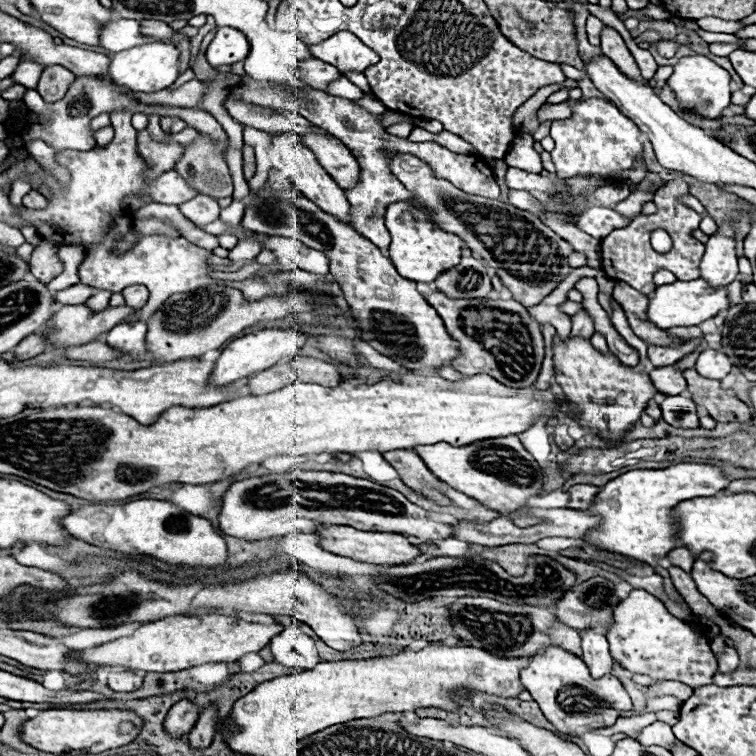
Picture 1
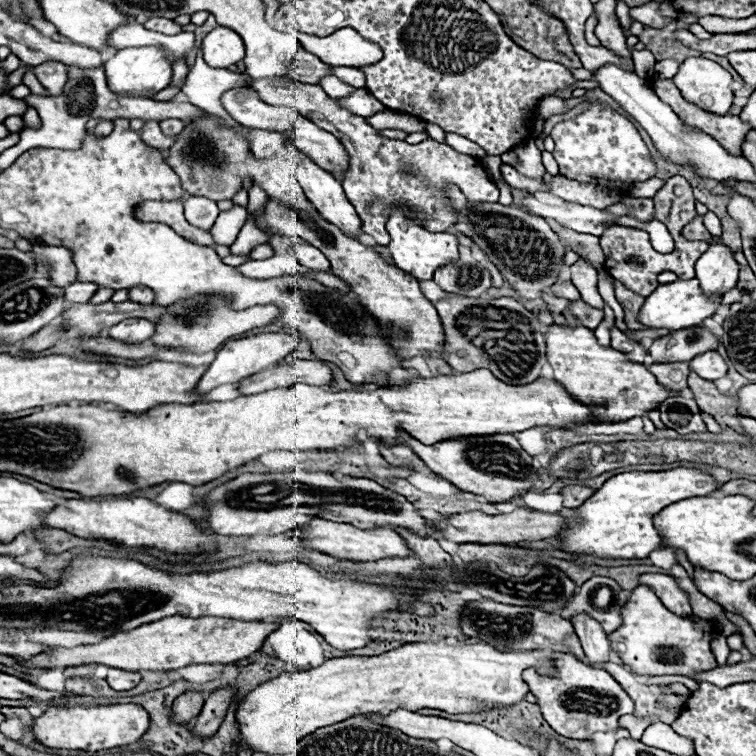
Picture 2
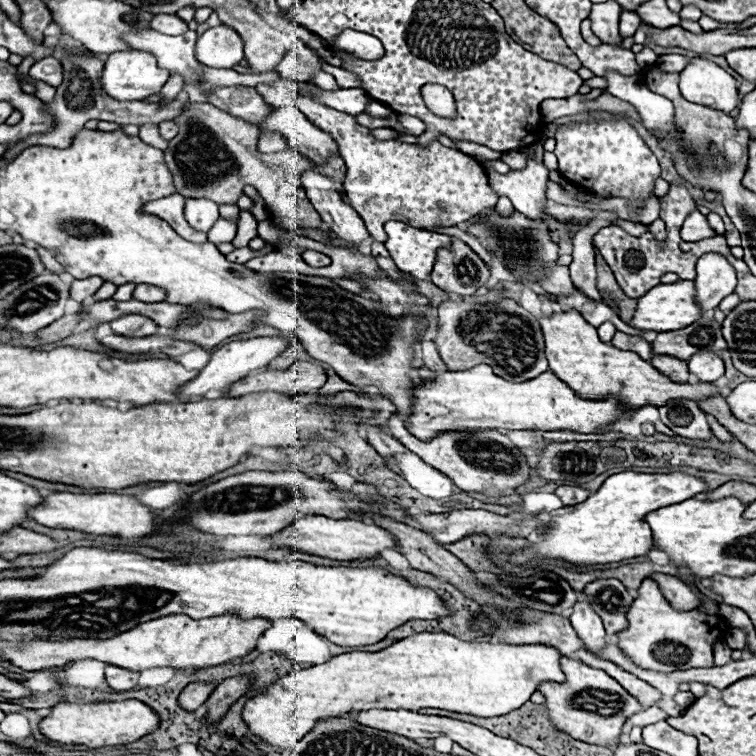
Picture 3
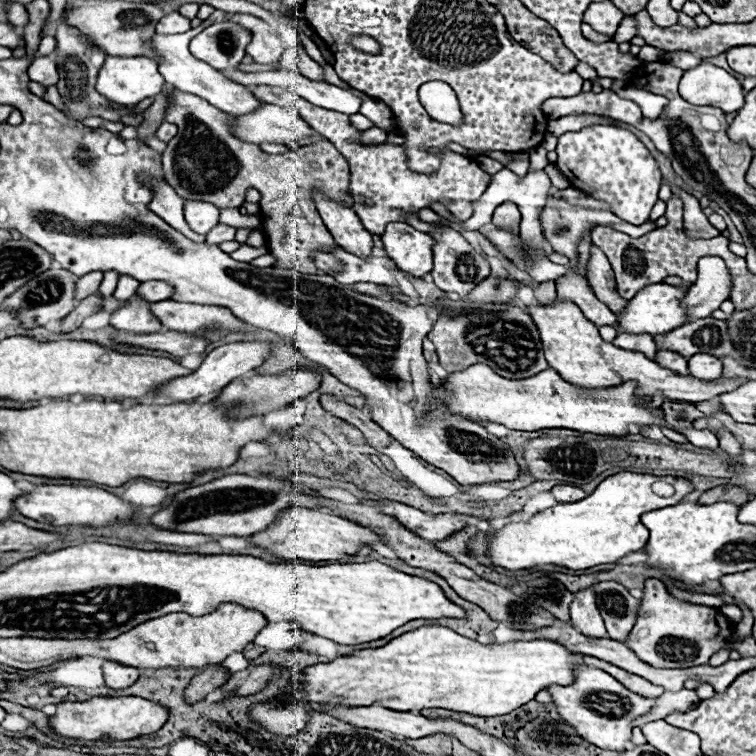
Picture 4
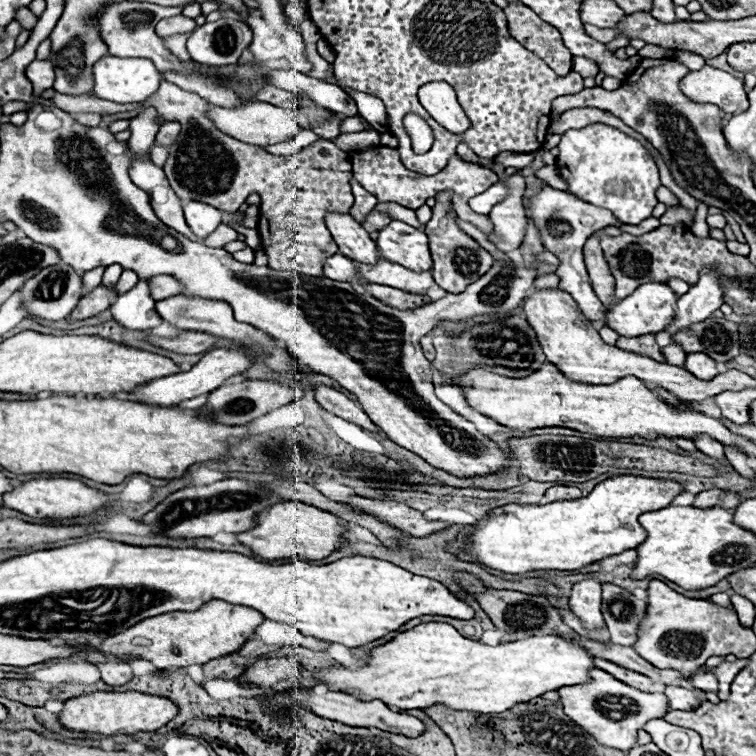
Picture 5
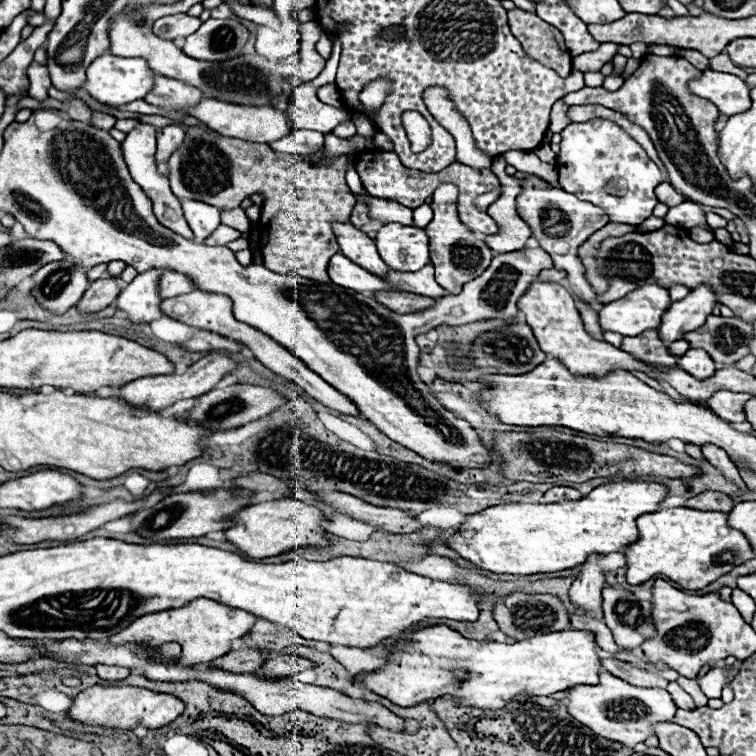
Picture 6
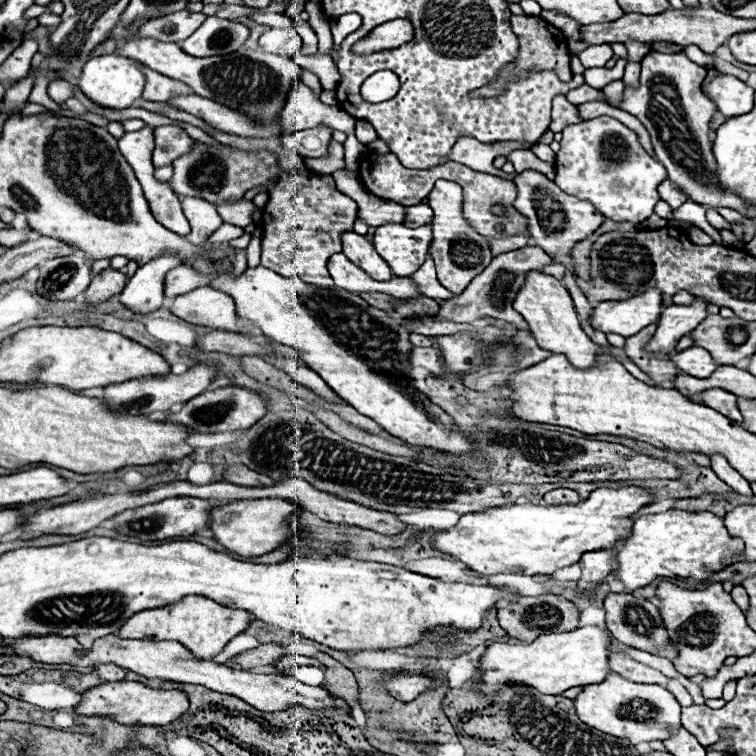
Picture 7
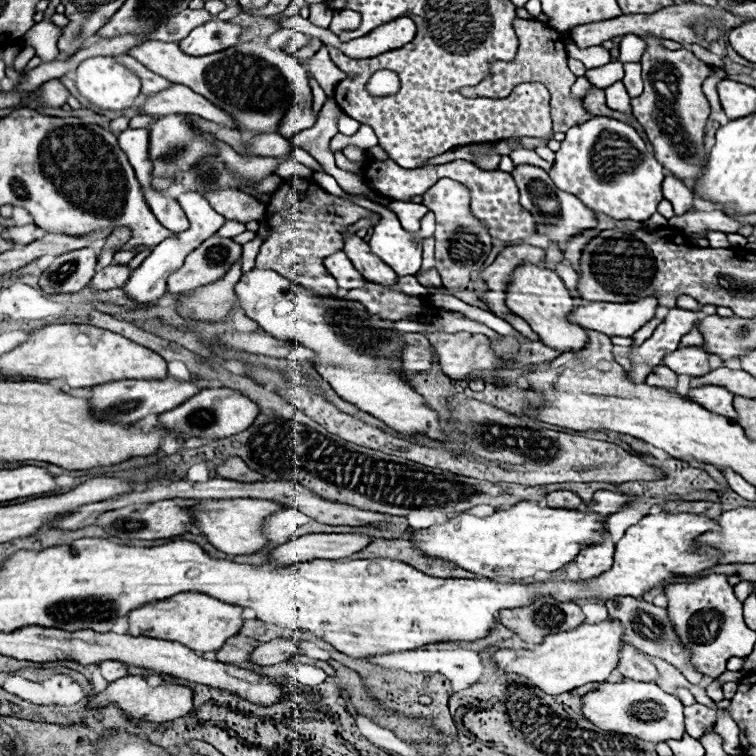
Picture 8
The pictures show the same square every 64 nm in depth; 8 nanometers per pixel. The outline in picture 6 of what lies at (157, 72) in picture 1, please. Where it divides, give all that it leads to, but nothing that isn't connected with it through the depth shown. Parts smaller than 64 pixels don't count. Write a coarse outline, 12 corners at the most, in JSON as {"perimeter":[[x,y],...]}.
{"perimeter":[[106,52],[88,66],[84,90],[124,106],[152,90],[142,58]]}

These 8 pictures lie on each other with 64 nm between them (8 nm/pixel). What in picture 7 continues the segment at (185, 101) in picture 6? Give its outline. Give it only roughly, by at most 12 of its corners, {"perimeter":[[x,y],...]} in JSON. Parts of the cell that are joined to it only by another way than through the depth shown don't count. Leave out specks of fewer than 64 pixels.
{"perimeter":[[142,66],[144,100],[164,102],[180,92],[192,92],[184,82]]}

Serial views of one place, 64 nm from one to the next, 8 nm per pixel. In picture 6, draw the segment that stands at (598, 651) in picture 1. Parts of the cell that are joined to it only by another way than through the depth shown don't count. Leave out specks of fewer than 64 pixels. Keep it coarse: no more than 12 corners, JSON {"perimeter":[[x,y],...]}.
{"perimeter":[[590,554],[570,588],[574,606],[600,612],[602,554]]}

